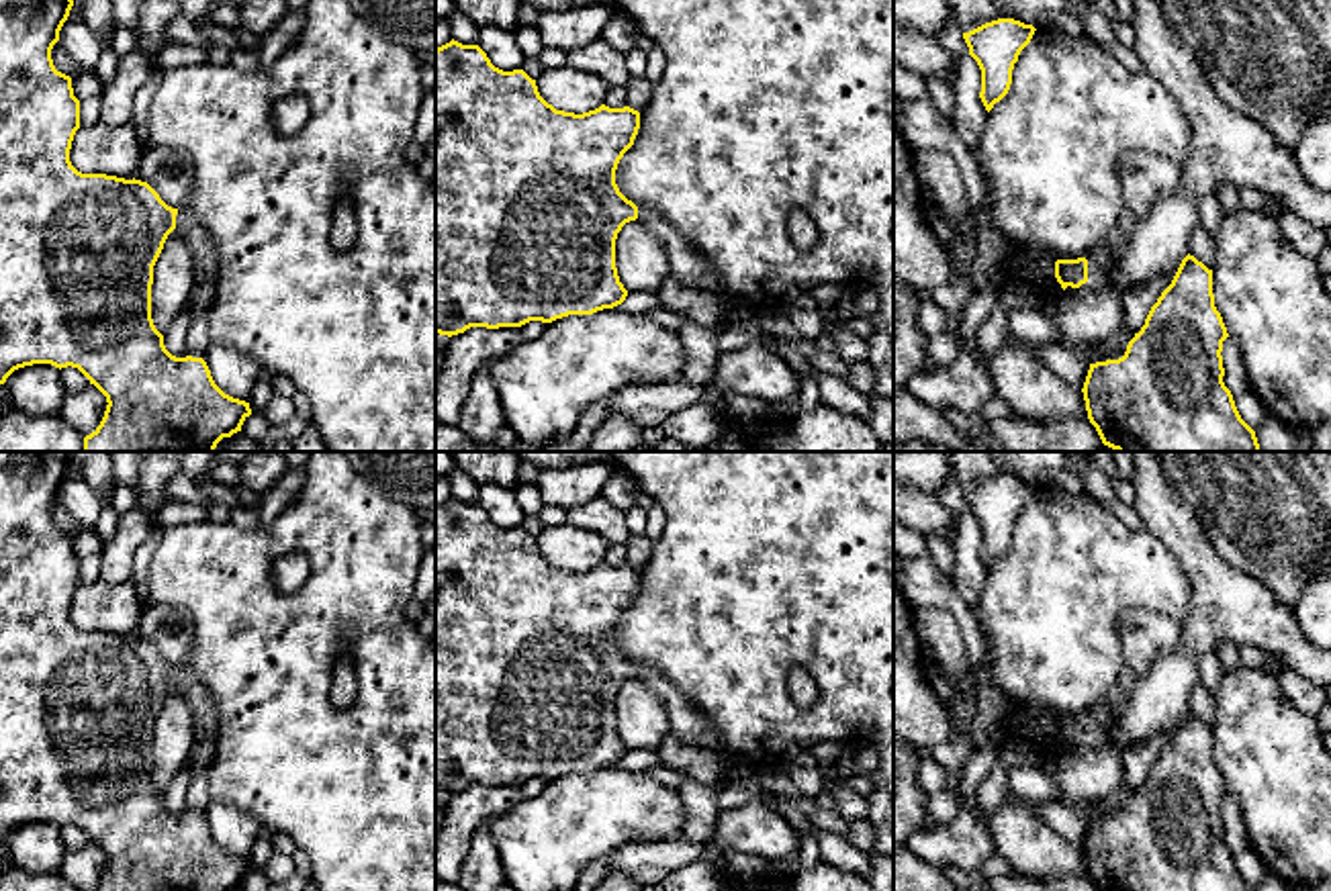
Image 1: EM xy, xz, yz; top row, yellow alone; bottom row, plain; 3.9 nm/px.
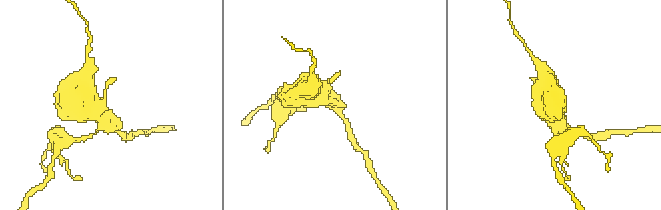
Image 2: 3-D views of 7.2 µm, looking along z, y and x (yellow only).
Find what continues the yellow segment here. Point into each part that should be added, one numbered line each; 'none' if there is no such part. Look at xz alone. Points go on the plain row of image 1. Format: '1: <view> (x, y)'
1: xz (687, 724)

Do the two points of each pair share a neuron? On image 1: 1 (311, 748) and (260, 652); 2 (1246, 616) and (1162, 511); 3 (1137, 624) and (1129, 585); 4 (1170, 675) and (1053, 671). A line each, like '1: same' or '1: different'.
1: same
2: same
3: different
4: different

